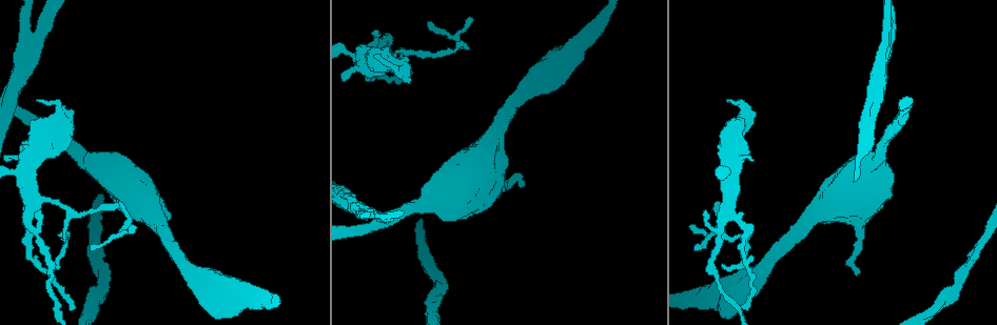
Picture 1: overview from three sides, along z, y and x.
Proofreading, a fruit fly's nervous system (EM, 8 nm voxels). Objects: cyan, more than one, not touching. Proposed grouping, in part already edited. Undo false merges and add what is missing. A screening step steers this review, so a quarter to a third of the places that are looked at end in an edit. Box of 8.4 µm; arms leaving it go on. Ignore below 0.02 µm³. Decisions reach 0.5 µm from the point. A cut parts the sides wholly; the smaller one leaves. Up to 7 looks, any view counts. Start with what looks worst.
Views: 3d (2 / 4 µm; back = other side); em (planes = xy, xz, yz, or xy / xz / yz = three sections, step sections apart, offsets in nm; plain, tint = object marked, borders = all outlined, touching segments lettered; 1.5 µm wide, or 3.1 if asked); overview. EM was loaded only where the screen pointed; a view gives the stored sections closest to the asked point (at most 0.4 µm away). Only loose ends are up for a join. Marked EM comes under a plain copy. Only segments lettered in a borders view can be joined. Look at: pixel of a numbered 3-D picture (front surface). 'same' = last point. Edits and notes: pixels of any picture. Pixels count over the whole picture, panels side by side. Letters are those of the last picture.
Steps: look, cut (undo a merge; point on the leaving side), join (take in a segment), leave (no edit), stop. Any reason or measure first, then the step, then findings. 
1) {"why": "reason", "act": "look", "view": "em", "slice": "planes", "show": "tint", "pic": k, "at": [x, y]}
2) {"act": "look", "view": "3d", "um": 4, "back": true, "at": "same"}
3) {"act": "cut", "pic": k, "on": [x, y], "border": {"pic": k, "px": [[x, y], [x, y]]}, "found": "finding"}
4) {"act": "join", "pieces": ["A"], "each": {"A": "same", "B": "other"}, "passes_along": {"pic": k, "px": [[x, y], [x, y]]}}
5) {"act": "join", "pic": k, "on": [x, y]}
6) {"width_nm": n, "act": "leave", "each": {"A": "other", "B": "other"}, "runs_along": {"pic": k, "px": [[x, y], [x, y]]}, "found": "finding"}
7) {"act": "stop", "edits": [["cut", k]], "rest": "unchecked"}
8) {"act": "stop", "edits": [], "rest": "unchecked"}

{"why": "branch stops here", "act": "look", "view": "em", "slice": "xy", "step": 8, "show": "borders", "pic": 1, "at": [523, 182]}

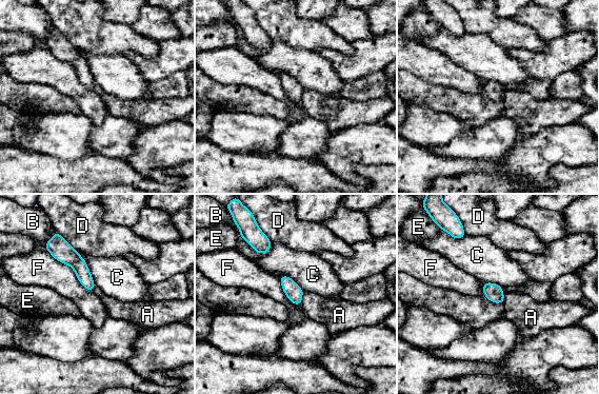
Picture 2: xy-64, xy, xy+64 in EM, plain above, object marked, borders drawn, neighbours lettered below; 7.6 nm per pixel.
{"why": "cut it another way", "act": "look", "view": "em", "slice": "planes", "show": "borders", "at": "same"}

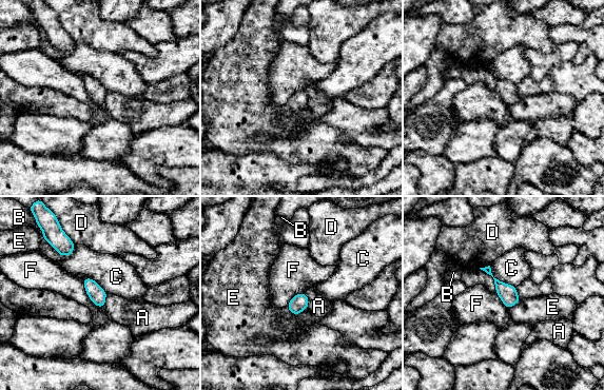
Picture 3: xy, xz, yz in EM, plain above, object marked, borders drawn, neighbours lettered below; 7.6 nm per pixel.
{"act": "leave", "each": {"A": "other", "B": "other", "C": "other", "D": "other", "E": "other", "F": "other"}, "border": {"pic": 3, "px": [[81, 279], [88, 297], [103, 308]]}, "found": "none of them fits"}

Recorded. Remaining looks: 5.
{"why": "branch point", "act": "look", "view": "3d", "um": 4, "pic": 1, "at": [28, 45]}

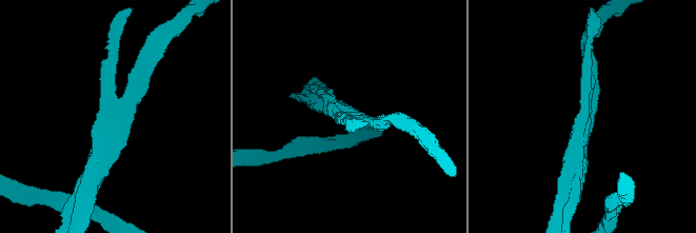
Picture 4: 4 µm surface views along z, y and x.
{"act": "look", "view": "em", "slice": "xz", "step": 8, "show": "tint", "pic": 4, "at": [116, 116]}

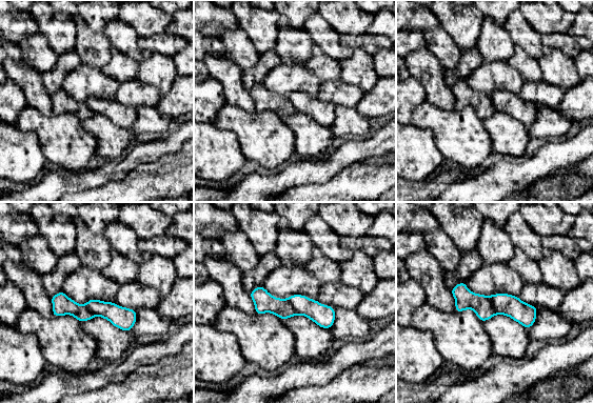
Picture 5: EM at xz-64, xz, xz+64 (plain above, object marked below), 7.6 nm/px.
{"act": "look", "view": "em", "slice": "planes", "show": "borders", "at": "same"}

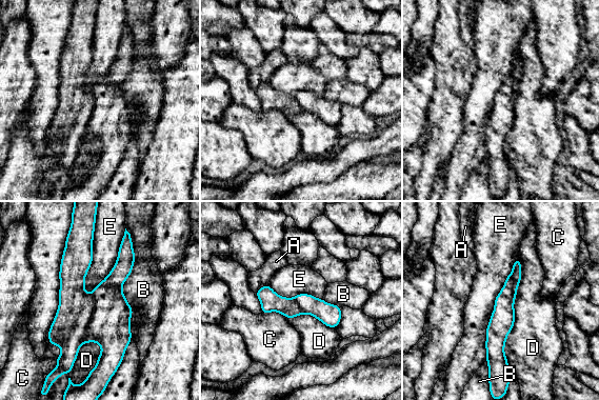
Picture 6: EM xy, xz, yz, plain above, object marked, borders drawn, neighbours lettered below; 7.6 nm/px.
{"arms": 3, "act": "cut", "pic": 6, "on": [67, 331], "each": {"A": "other", "B": "other", "C": "other", "D": "other", "E": "other"}, "border": {"pic": 6, "px": [[92, 294], [94, 310], [82, 341]]}, "found": "a second neuron is stuck on"}

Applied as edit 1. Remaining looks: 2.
{"act": "stop", "edits": [["cut", 6]], "rest": "unchecked"}

